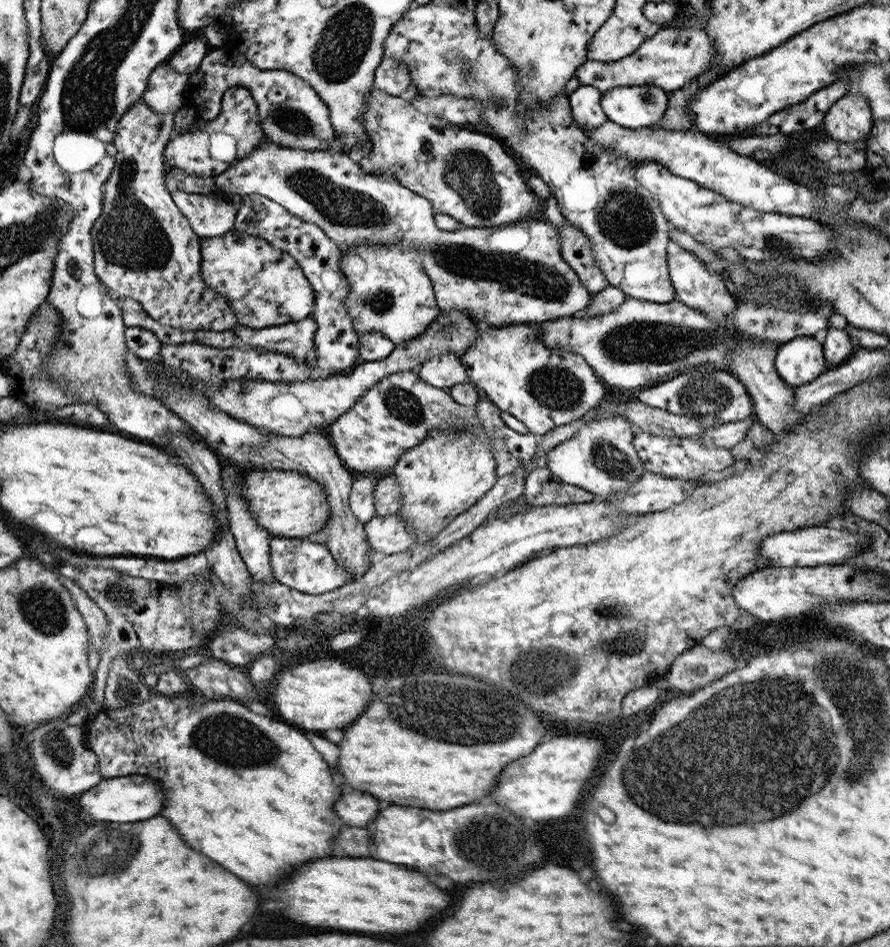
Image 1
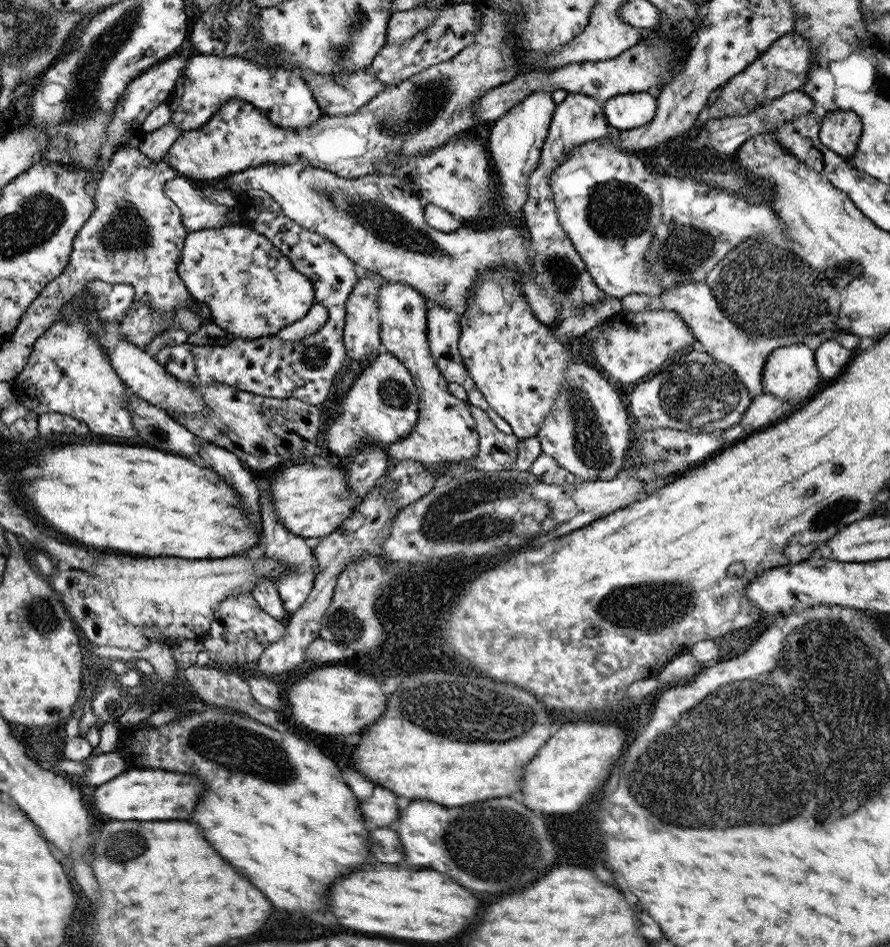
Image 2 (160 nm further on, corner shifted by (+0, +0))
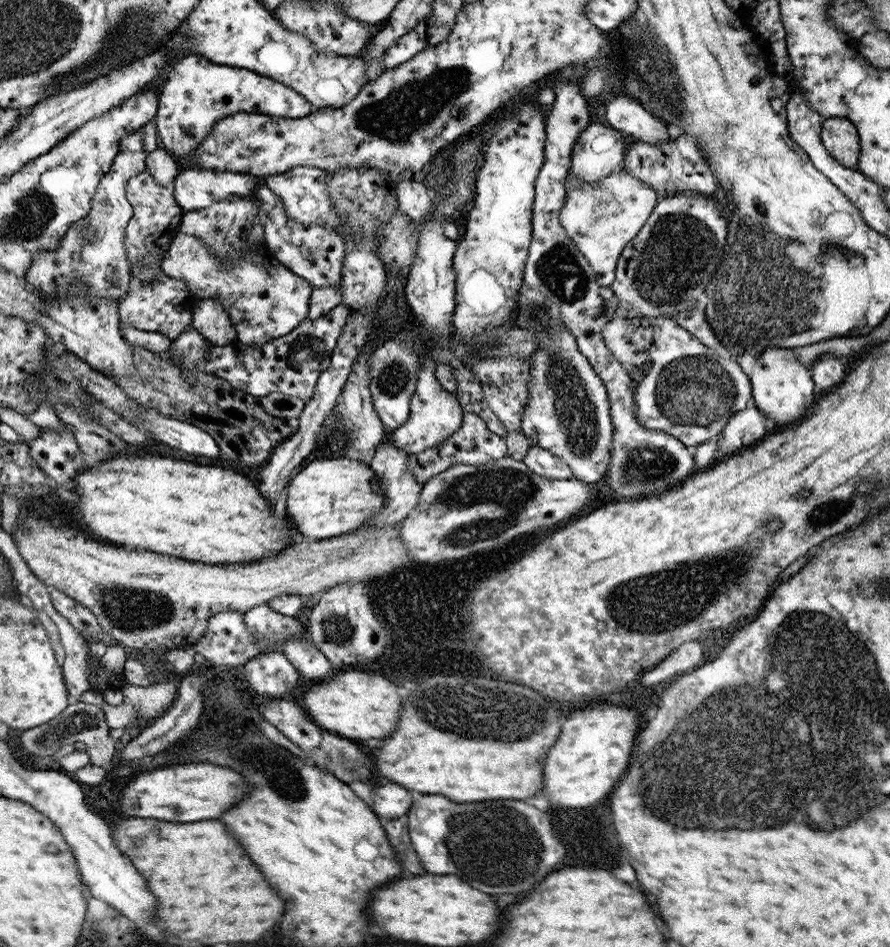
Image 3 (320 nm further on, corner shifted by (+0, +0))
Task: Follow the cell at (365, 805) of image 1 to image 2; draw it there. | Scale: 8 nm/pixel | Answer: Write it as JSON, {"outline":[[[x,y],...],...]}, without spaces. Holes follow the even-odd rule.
{"outline":[[[376,786],[370,800],[362,800],[362,814],[366,814],[366,824],[370,826],[388,826],[398,818],[398,796]]]}

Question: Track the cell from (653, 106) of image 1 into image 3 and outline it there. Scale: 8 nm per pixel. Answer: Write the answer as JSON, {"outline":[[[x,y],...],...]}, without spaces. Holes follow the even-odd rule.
{"outline":[[[629,95],[614,97],[612,101],[606,105],[605,117],[610,127],[624,133],[632,142],[662,144],[671,139],[667,125]]]}

